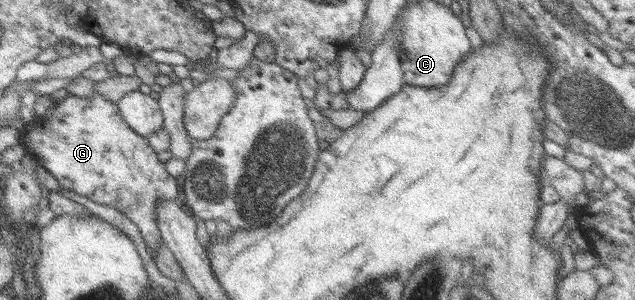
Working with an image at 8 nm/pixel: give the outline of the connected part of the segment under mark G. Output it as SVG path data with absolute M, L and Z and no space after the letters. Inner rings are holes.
M97 93L87 98L68 94L62 100L53 102L40 120L25 123L18 131L19 145L57 181L61 193L73 192L91 202L113 207L137 226L146 248L156 254L162 238L155 225L155 205L159 201L175 201L178 184L167 174L164 164L159 162L146 140L127 127L112 102Z

